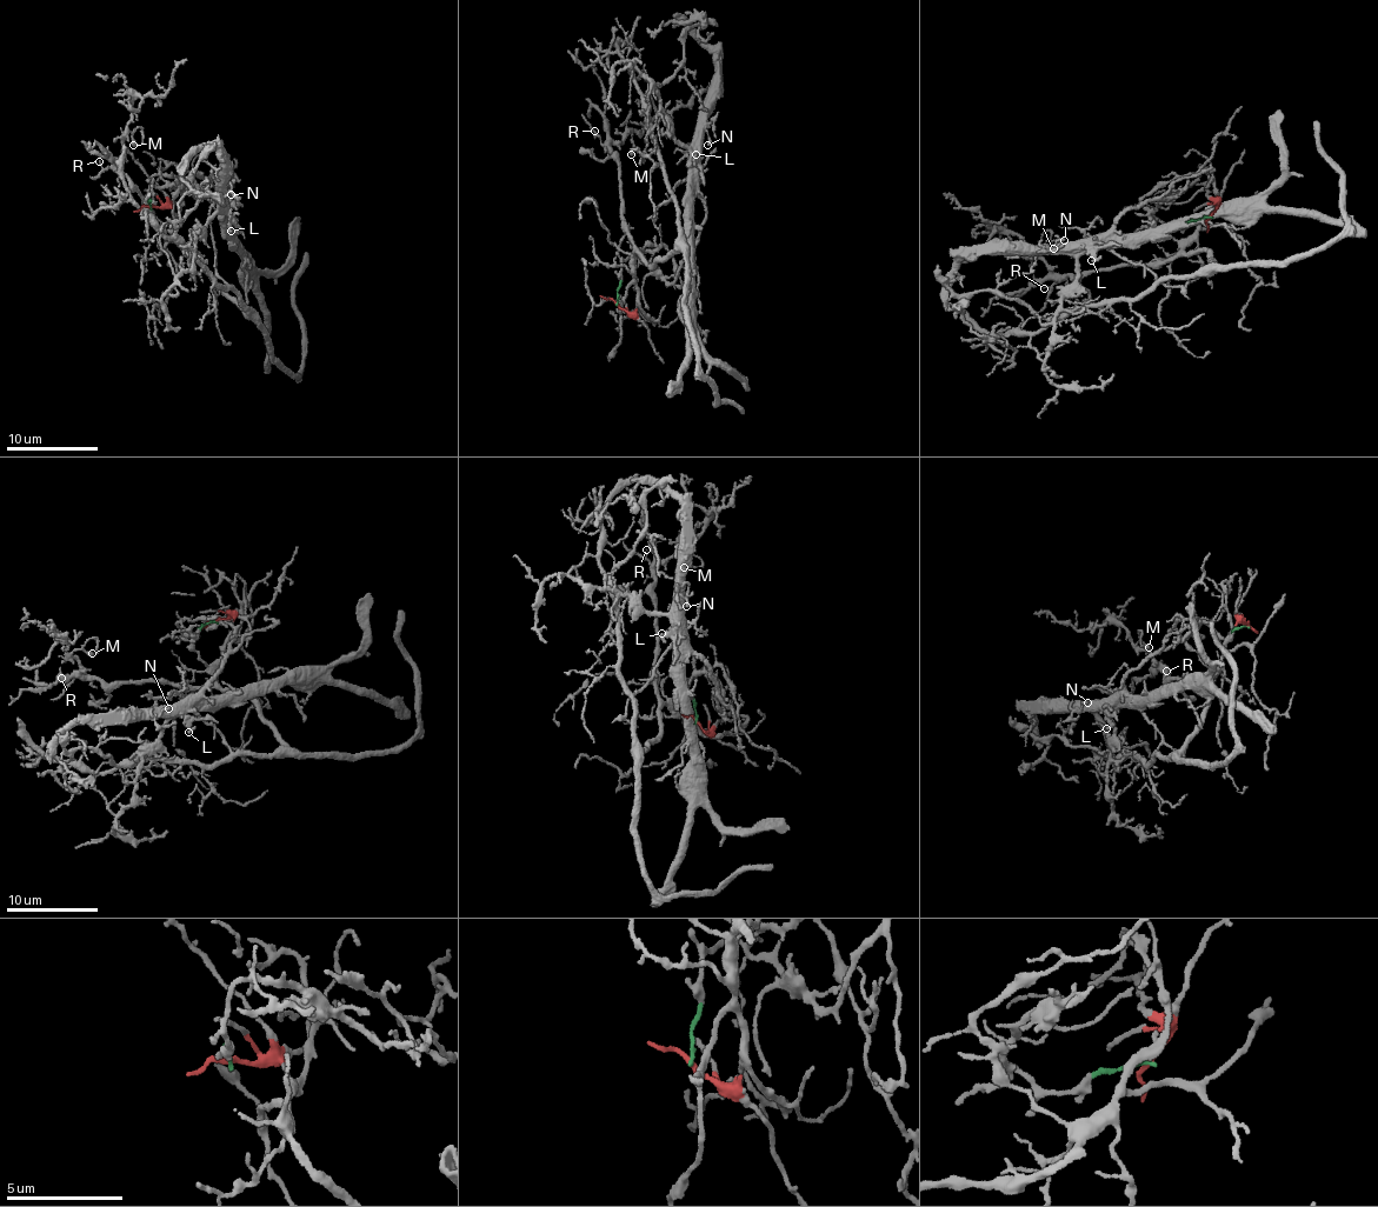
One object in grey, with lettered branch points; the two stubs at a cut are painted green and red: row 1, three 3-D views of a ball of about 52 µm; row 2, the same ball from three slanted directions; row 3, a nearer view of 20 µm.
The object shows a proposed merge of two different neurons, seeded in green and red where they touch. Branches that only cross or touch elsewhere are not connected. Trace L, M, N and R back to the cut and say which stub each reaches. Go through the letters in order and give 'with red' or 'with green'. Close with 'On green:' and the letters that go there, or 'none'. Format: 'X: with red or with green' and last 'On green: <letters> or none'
L: with green
M: with red
N: with green
R: with red
On green: L, N

